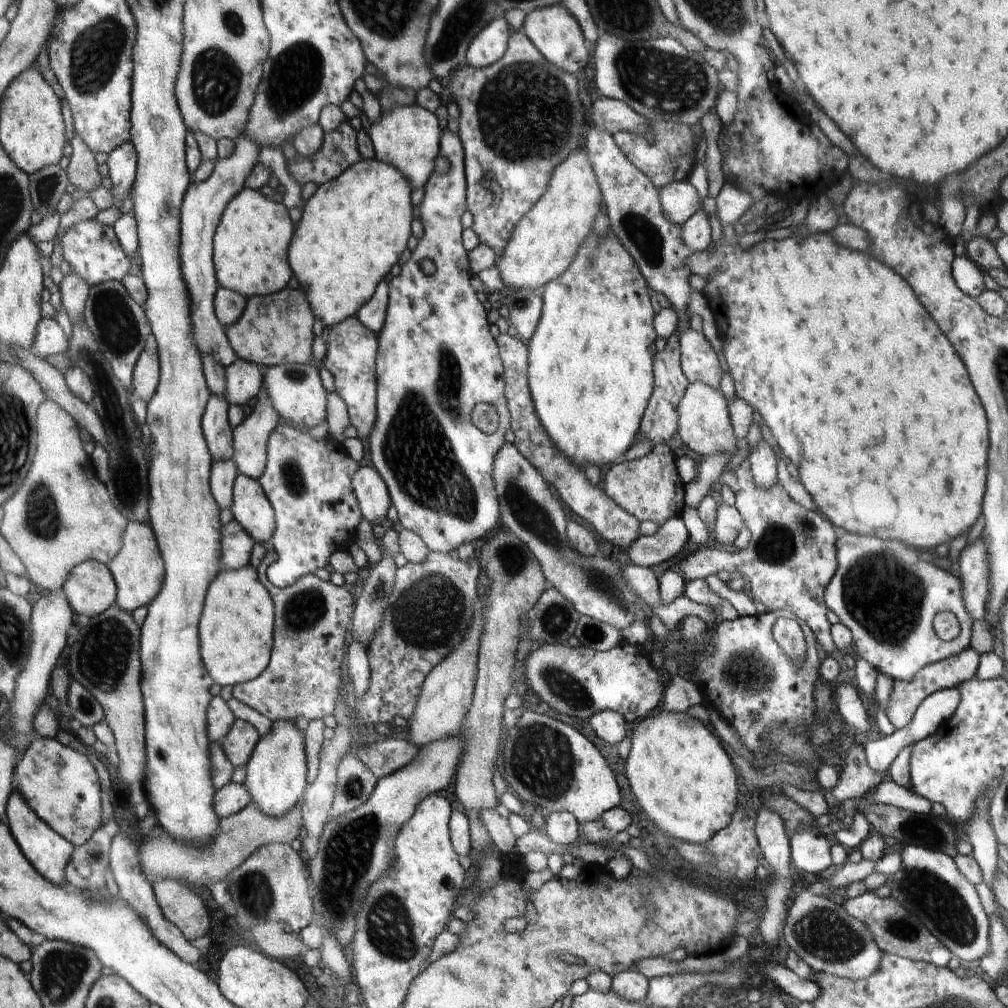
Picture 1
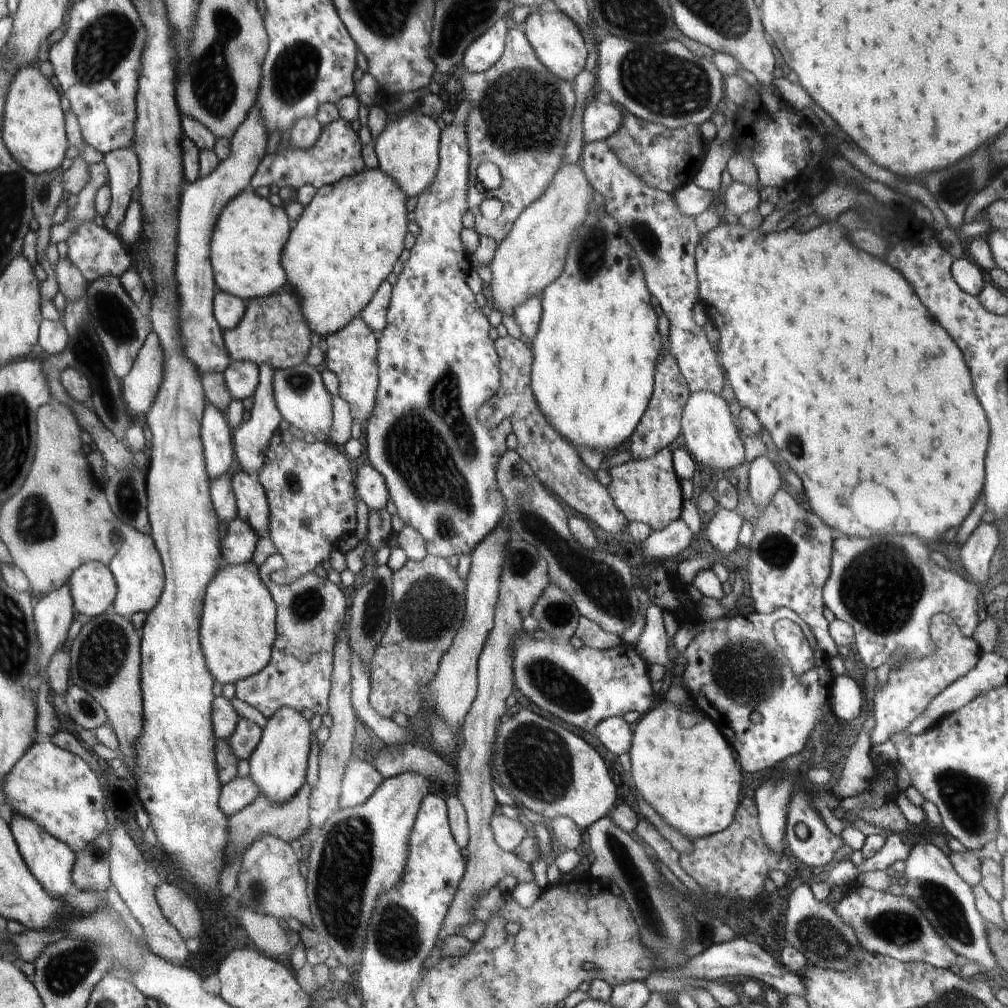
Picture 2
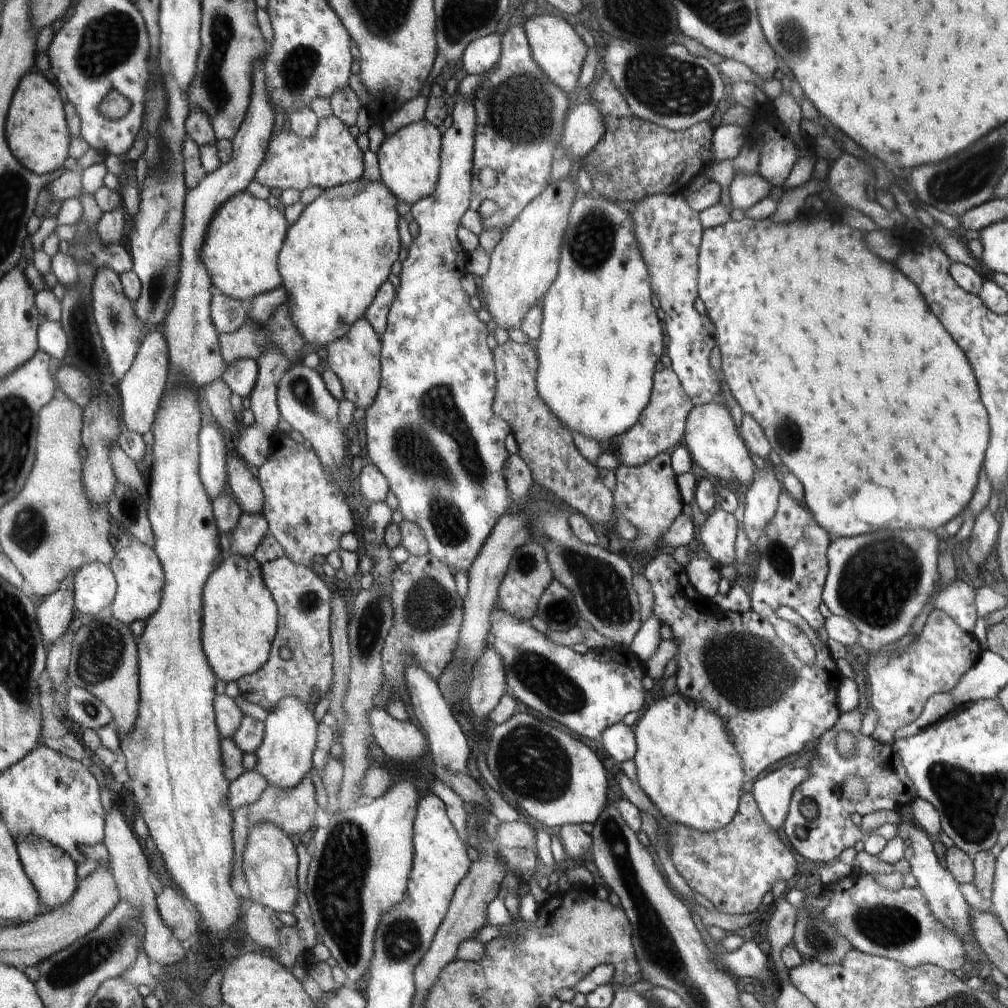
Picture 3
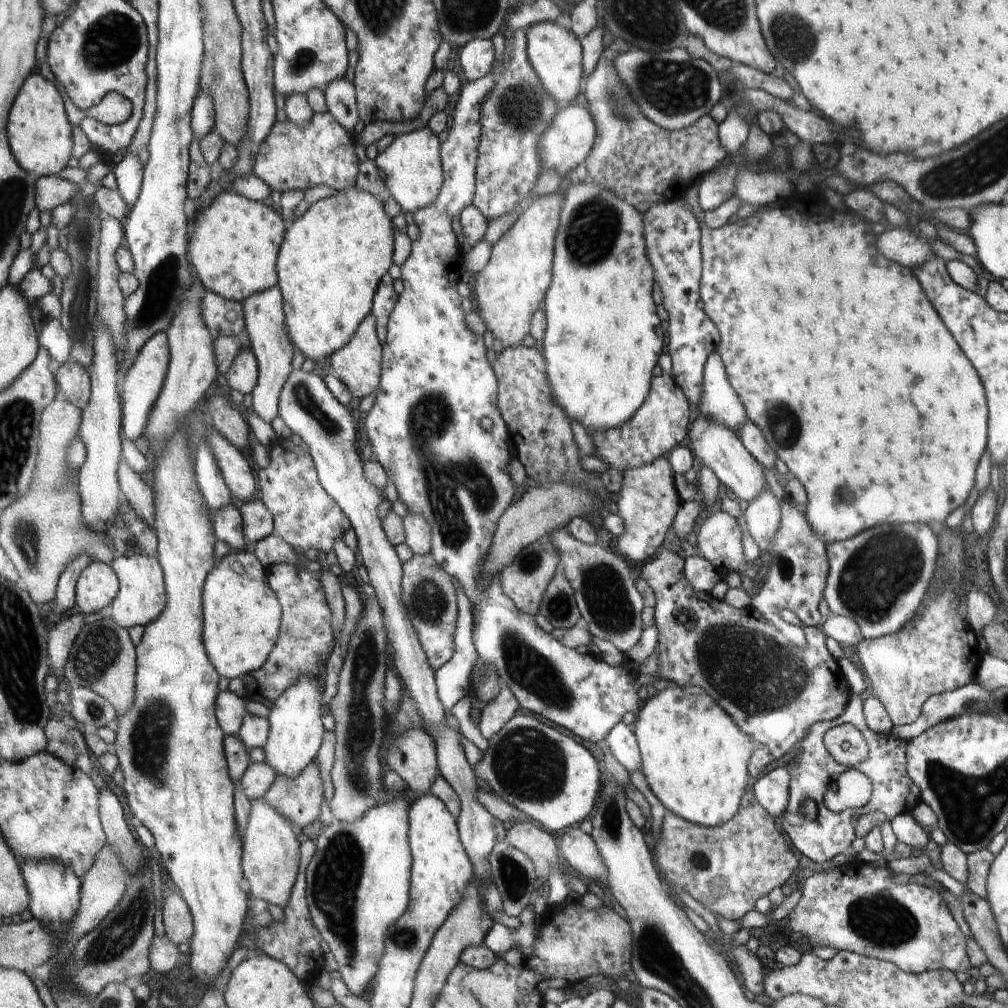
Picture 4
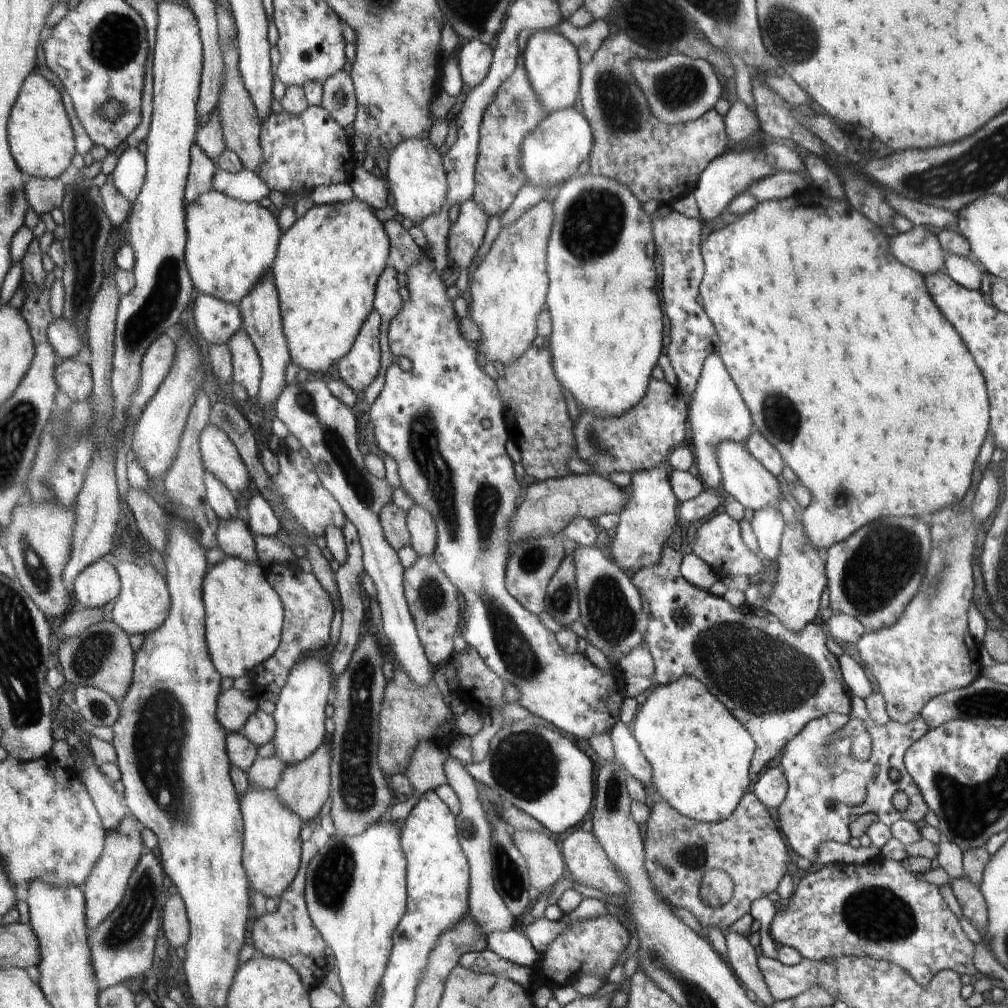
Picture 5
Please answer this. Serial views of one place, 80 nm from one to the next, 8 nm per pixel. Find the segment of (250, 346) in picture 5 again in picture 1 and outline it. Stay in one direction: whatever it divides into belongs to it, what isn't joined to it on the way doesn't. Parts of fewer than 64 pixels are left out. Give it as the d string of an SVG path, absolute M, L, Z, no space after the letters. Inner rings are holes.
M238 359L225 368L225 398L229 403L244 406L250 398L256 399L260 388L262 374L256 363Z

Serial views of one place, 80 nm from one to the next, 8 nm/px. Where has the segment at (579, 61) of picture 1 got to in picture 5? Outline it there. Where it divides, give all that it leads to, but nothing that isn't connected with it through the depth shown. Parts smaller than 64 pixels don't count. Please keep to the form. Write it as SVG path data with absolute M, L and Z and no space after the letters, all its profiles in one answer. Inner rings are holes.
M545 27L540 31L534 31L527 40L524 66L534 86L536 96L548 114L556 113L564 108L572 108L572 104L578 98L581 74L576 47L567 38Z

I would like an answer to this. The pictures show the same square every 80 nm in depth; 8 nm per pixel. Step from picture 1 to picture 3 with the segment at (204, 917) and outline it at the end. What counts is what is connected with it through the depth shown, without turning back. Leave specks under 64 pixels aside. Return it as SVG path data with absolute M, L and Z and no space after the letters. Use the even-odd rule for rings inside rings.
M164 887L156 898L157 909L163 923L180 942L188 940L198 931L198 914L196 910L186 908L184 897L180 890Z

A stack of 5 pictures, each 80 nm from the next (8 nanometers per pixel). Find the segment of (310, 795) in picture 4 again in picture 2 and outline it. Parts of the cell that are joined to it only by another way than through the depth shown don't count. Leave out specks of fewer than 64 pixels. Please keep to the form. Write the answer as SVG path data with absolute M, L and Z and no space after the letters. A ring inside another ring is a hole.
M304 785L296 796L290 801L283 803L273 803L266 795L260 794L248 806L245 806L240 812L231 815L231 835L229 839L230 852L232 856L236 849L245 850L245 848L260 835L276 835L286 842L298 839L311 826L309 817L311 811L311 786Z

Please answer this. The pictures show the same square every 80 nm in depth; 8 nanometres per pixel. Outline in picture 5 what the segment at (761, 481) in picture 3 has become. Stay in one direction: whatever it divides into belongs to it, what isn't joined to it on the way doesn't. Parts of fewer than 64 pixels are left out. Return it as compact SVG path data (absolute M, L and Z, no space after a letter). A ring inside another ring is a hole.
M770 508L756 511L752 515L754 517L749 521L758 541L759 552L775 563L785 529L781 512Z

